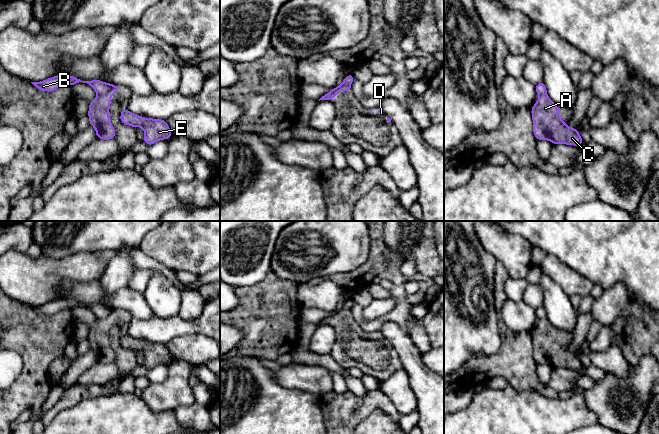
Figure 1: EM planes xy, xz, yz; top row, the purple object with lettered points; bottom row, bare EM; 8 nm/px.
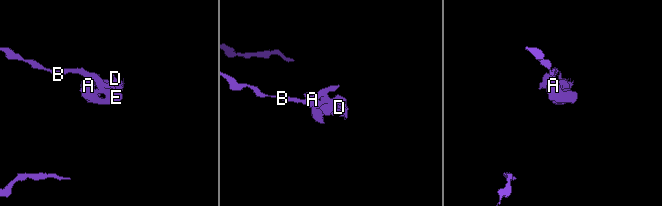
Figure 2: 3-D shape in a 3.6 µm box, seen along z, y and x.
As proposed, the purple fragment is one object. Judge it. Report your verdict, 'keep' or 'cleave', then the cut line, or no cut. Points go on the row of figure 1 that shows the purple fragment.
cleave; cut in xy along (113, 86), (105, 94), (98, 96)

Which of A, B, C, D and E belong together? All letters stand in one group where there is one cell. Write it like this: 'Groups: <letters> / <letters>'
Groups: A C D E / B

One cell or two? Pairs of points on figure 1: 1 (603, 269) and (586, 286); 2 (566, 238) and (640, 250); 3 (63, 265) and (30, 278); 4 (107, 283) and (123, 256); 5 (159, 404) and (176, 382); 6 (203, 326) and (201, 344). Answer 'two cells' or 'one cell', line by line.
1: two cells
2: one cell
3: one cell
4: one cell
5: one cell
6: two cells

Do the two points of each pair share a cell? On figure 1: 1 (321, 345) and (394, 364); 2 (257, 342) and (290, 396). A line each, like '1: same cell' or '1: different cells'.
1: different cells
2: different cells

